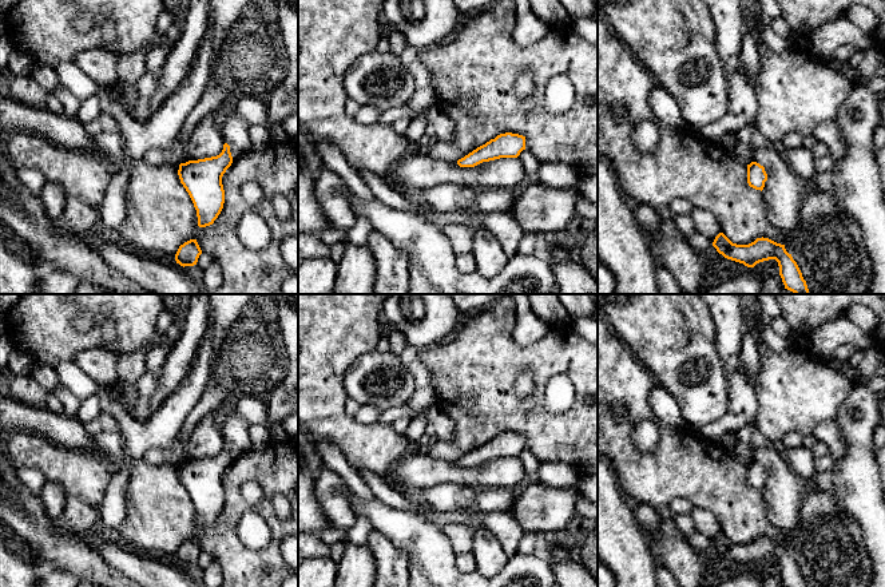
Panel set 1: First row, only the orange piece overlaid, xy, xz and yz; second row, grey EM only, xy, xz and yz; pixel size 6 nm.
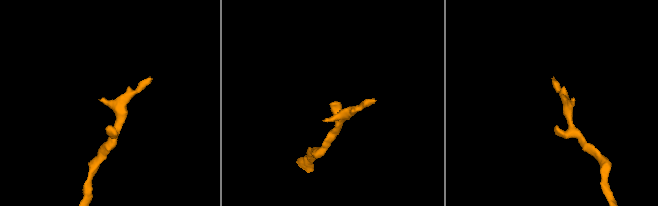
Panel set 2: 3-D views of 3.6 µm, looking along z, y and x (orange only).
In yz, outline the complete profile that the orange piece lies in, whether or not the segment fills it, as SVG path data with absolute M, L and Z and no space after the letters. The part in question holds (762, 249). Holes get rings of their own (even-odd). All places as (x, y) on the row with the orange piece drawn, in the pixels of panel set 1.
M719 233L713 246L725 258L754 267L757 263L775 259L779 266L779 275L785 289L794 294L810 294L802 273L785 249L785 245L777 243L769 238L757 238L749 245L733 243L723 233Z

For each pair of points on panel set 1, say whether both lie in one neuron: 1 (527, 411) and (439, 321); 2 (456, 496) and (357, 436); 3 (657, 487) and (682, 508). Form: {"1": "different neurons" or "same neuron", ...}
{"1": "different neurons", "2": "different neurons", "3": "different neurons"}

